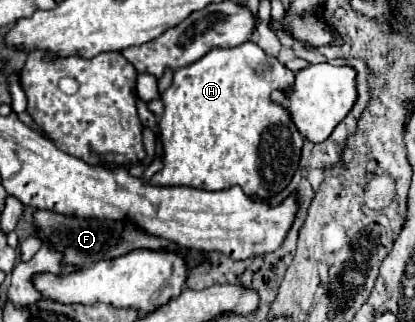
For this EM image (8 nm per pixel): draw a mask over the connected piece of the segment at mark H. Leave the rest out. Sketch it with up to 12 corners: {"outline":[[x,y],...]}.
{"outline":[[252,41],[176,69],[150,185],[284,191],[294,73]]}

